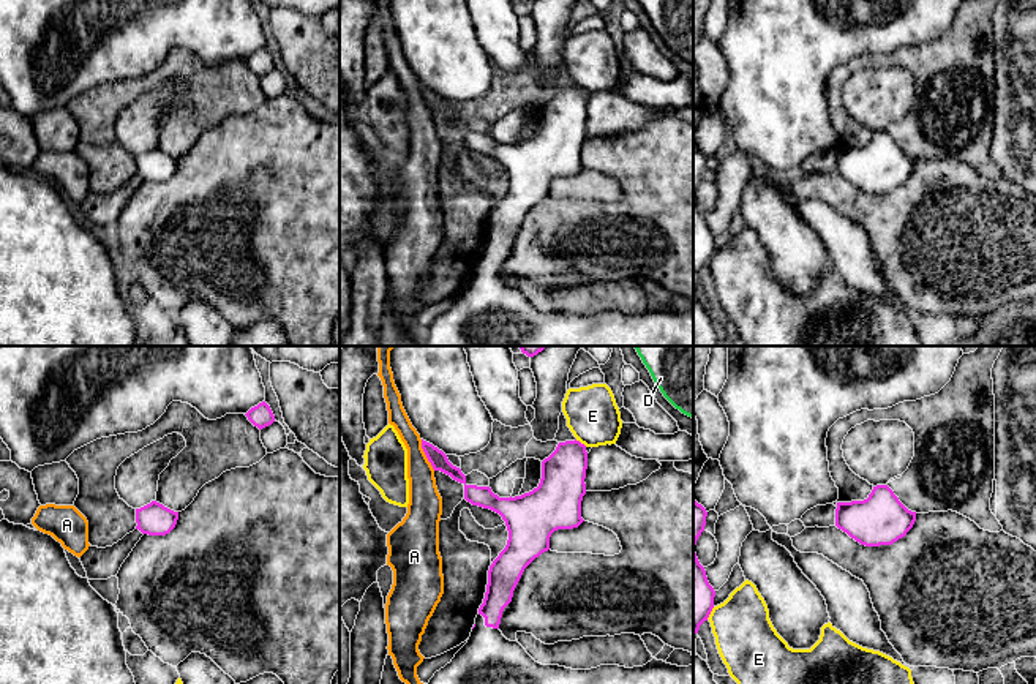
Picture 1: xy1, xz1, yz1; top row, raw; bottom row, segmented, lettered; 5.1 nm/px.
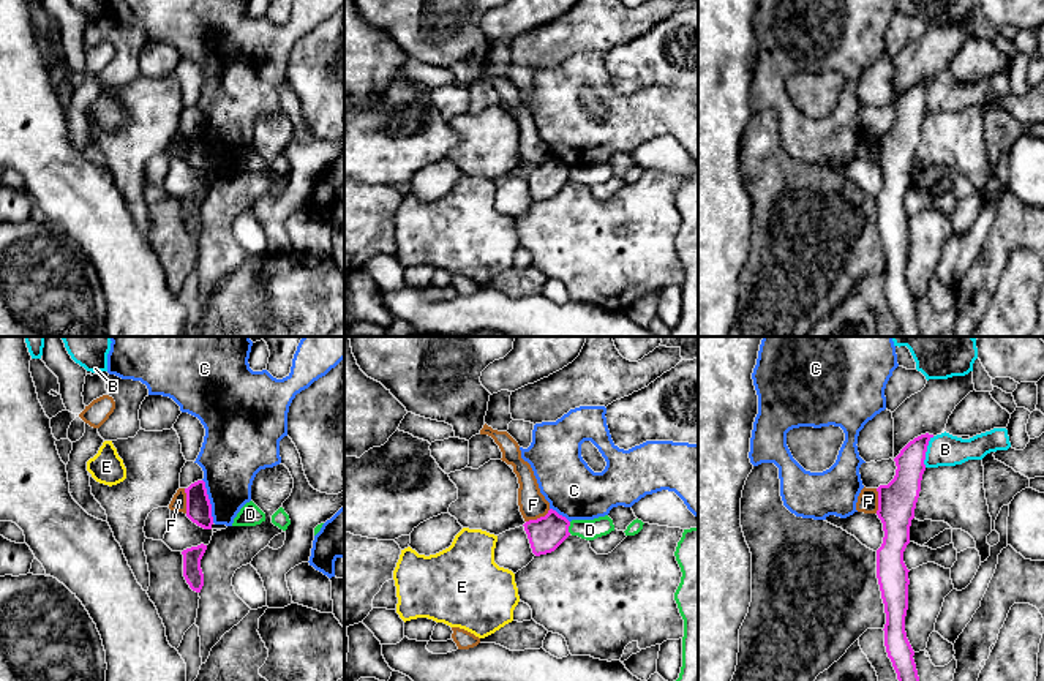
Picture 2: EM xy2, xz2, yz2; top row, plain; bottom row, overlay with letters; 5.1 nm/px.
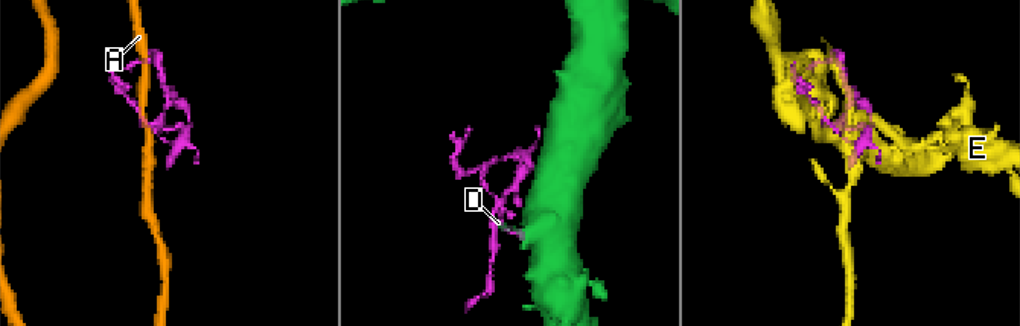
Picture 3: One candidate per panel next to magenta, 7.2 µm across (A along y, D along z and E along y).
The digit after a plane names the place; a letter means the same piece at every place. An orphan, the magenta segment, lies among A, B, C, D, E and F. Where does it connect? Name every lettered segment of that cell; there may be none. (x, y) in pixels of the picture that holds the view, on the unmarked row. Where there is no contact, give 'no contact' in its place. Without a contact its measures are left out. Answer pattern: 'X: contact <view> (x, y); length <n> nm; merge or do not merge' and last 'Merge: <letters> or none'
A: contact xz1 (425, 100); length 180 nm; do not merge
B: contact yz2 (926, 97); length 170 nm; do not merge
C: contact xy2 (209, 147); length 240 nm; do not merge
D: contact xz2 (567, 174); length 60 nm; do not merge
E: contact xz1 (580, 89); length 70 nm; do not merge
F: contact xz2 (537, 165); length 140 nm; do not merge
Merge: none

